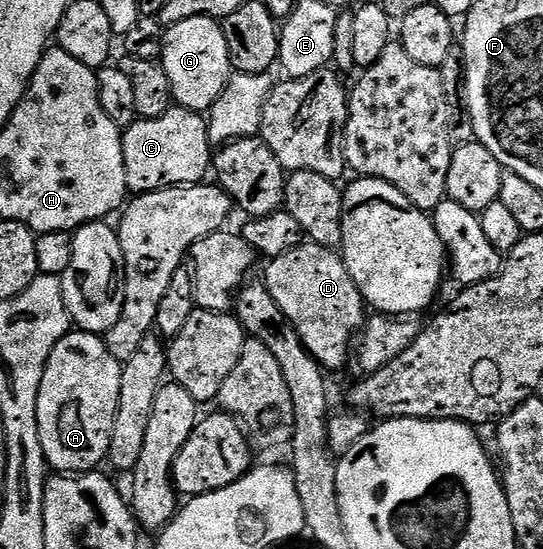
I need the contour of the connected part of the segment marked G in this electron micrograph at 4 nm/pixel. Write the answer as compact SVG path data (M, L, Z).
M190 17L168 28L159 62L167 73L167 81L171 81L174 104L198 113L208 112L215 105L231 76L227 37L221 23L211 17Z

